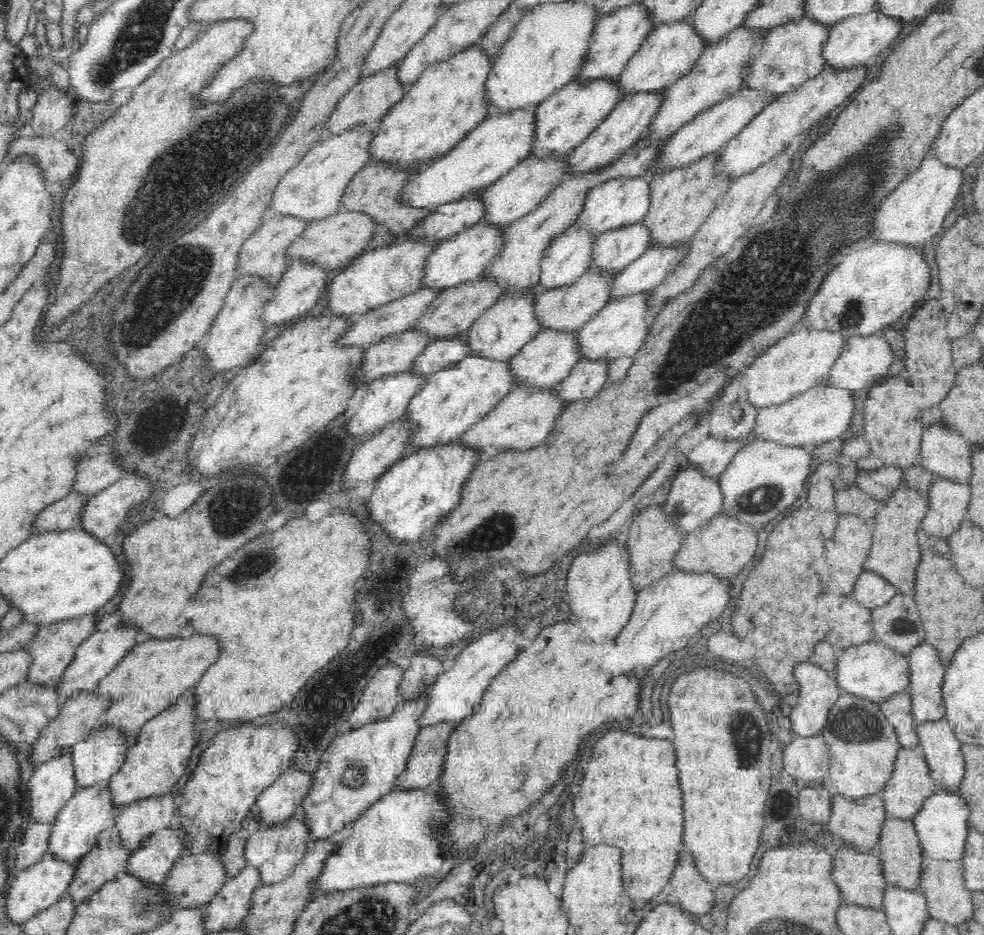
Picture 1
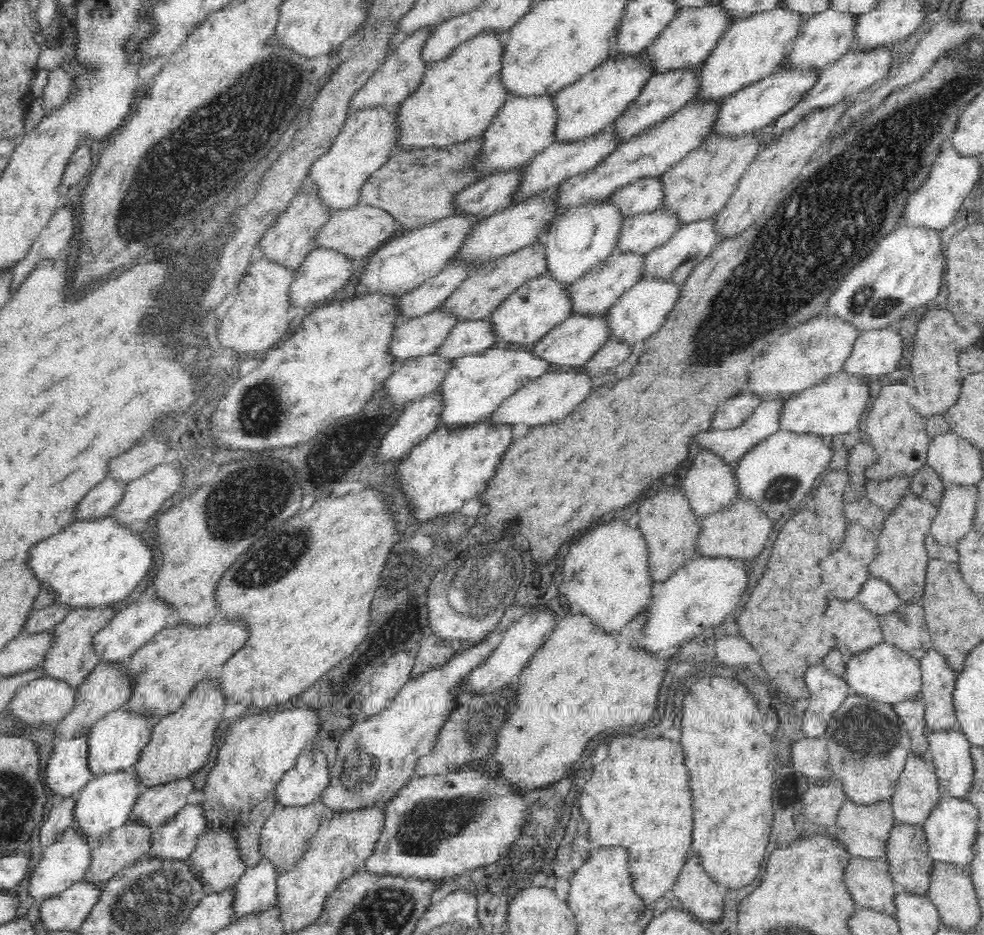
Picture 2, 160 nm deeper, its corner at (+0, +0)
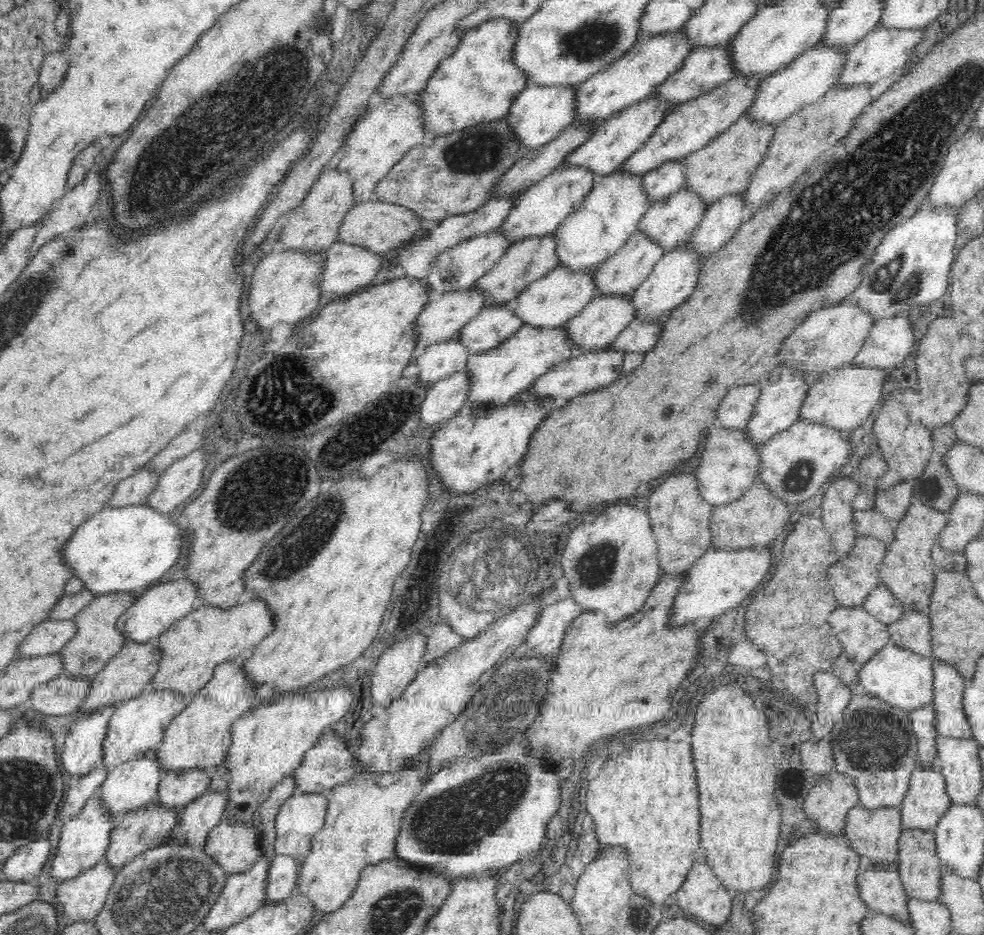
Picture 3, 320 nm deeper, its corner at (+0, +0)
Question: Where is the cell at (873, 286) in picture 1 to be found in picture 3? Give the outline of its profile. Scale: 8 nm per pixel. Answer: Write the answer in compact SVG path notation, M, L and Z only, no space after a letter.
M921 205L912 218L886 234L872 258L864 264L860 286L844 300L850 300L875 322L910 312L910 306L924 306L941 299L948 288L949 270L955 257L957 222L956 208Z

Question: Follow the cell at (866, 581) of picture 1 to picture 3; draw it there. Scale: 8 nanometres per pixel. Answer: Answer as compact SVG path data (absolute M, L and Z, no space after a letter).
M882 582L878 583L876 590L866 595L863 604L872 616L886 624L896 620L904 612L903 602Z

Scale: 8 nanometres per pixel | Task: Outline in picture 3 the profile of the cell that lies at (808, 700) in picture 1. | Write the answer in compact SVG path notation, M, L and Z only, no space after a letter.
M816 672L814 674L813 686L817 692L818 711L812 718L812 734L815 740L822 739L824 734L831 732L836 718L847 709L848 701L852 697L852 688L846 686L836 674L830 672Z

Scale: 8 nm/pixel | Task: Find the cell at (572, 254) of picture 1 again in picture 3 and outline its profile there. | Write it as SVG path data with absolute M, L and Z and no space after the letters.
M612 173L597 179L583 204L571 212L553 233L559 266L570 272L588 274L620 250L635 233L638 221L652 204L641 190L642 178Z

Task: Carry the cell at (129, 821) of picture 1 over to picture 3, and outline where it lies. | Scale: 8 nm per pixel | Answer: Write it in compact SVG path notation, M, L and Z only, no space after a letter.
M207 770L162 773L154 803L178 811L204 795L210 790L210 786L211 774Z

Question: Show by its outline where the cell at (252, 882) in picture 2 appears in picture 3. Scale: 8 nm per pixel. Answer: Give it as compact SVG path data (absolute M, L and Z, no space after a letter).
M274 853L269 860L263 889L264 904L272 904L295 894L297 868L300 861Z

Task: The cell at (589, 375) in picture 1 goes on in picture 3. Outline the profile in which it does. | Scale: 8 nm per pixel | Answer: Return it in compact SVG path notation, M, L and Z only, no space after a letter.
M635 319L609 344L609 348L618 354L630 352L648 352L657 341L661 322L640 322Z

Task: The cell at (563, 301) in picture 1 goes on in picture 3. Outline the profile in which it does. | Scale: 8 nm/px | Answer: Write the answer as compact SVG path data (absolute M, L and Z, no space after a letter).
M635 233L620 250L616 251L616 254L594 268L592 278L594 296L624 297L631 295L633 290L644 282L644 279L652 272L653 266L664 254L662 247L648 241L641 233Z

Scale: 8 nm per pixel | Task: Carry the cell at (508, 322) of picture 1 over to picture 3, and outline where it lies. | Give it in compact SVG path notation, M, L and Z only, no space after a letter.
M558 266L546 276L531 282L520 294L517 294L517 299L511 304L510 310L524 326L536 330L561 328L595 297L592 278L593 270L584 274L570 272L563 266Z

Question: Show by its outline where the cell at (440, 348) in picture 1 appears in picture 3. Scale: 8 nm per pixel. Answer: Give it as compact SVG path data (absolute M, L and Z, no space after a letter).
M511 304L485 306L457 332L459 343L475 355L497 347L510 338L523 325L510 307Z

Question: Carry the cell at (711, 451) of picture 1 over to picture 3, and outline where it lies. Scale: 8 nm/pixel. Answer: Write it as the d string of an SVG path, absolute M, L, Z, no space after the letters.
M782 368L780 377L776 382L760 386L761 394L751 412L747 425L740 430L743 436L754 445L760 447L775 434L786 430L793 422L798 420L798 411L807 391L808 383L801 377L801 373L793 372L792 369Z

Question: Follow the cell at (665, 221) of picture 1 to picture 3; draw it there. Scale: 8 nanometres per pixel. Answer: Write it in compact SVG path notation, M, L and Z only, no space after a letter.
M741 116L728 130L719 134L702 150L690 153L681 163L684 166L684 182L681 189L693 193L702 207L707 209L723 197L741 195L752 178L752 171L760 166L764 151L776 126L764 126Z

